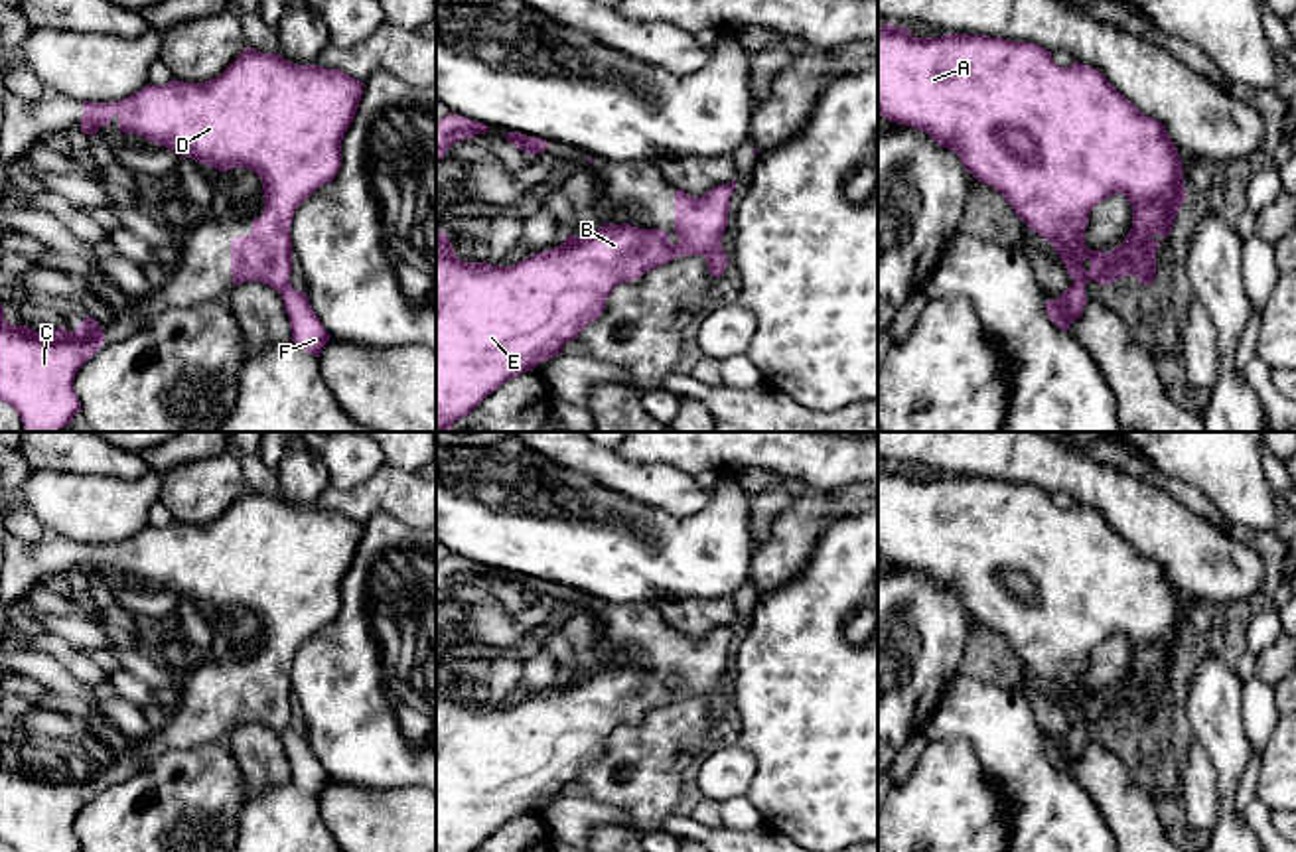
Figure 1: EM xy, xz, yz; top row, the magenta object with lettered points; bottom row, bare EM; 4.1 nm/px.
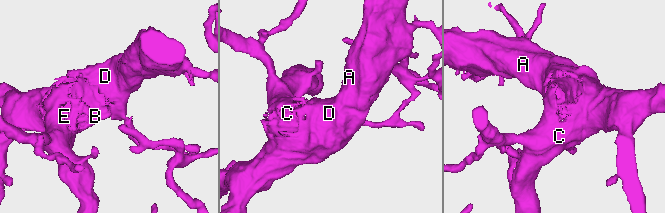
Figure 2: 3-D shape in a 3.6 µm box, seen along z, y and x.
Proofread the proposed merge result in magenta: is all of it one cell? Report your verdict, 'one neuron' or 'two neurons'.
one neuron

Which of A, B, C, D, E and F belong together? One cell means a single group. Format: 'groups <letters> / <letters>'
groups A B C D E F

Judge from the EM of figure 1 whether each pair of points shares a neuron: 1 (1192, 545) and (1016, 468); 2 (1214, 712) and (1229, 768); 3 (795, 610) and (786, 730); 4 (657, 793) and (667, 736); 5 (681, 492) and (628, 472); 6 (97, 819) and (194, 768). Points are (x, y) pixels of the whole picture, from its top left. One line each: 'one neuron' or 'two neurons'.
1: one neuron
2: one neuron
3: one neuron
4: one neuron
5: one neuron
6: one neuron

